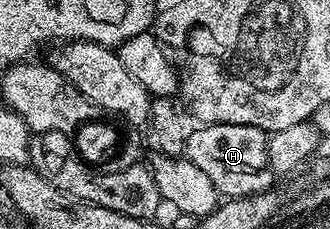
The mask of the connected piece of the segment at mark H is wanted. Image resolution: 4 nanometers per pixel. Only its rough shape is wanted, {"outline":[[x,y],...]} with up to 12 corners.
{"outline":[[204,124],[184,154],[221,196],[273,189],[268,134]]}

